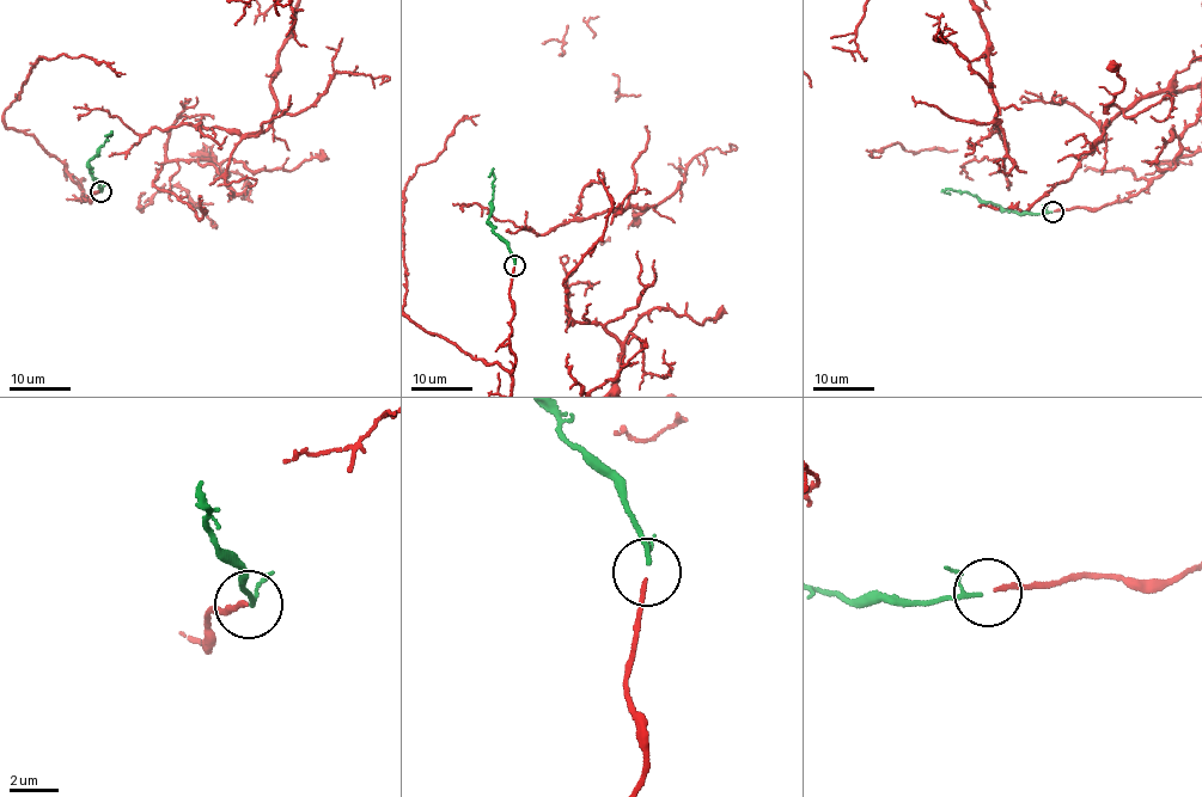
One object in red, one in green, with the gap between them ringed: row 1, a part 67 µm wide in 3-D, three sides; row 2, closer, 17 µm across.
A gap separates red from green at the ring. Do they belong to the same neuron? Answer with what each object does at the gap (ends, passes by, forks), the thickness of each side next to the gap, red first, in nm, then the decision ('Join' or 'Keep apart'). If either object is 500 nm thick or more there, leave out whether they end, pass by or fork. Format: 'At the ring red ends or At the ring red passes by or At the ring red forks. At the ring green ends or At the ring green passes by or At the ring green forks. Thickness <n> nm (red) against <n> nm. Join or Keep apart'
At the ring red ends. At the ring green passes by. Thickness 170 nm (red) against 140 nm. Join

